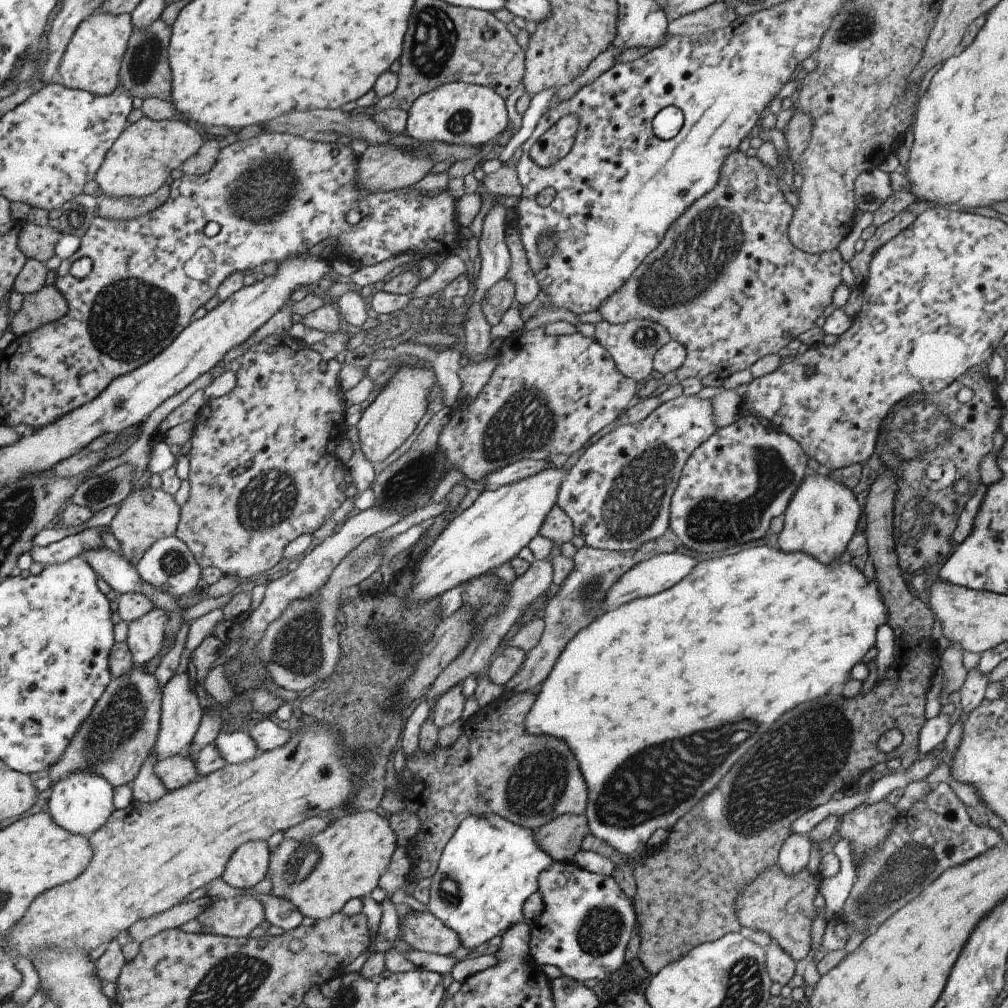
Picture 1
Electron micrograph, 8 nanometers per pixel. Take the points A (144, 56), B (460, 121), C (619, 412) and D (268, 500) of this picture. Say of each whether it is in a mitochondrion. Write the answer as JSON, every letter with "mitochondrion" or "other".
{"A":"mitochondrion","B":"mitochondrion","C":"other","D":"mitochondrion"}

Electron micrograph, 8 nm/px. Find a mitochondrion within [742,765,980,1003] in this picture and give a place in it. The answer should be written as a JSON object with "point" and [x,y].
{"point":[893,877]}

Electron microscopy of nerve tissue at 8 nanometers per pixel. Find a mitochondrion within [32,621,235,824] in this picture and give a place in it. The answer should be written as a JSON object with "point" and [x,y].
{"point":[124,718]}

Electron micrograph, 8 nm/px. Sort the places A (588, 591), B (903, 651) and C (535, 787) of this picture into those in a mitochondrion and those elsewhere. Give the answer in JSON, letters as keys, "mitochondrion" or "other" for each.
{"A":"mitochondrion","B":"other","C":"mitochondrion"}

